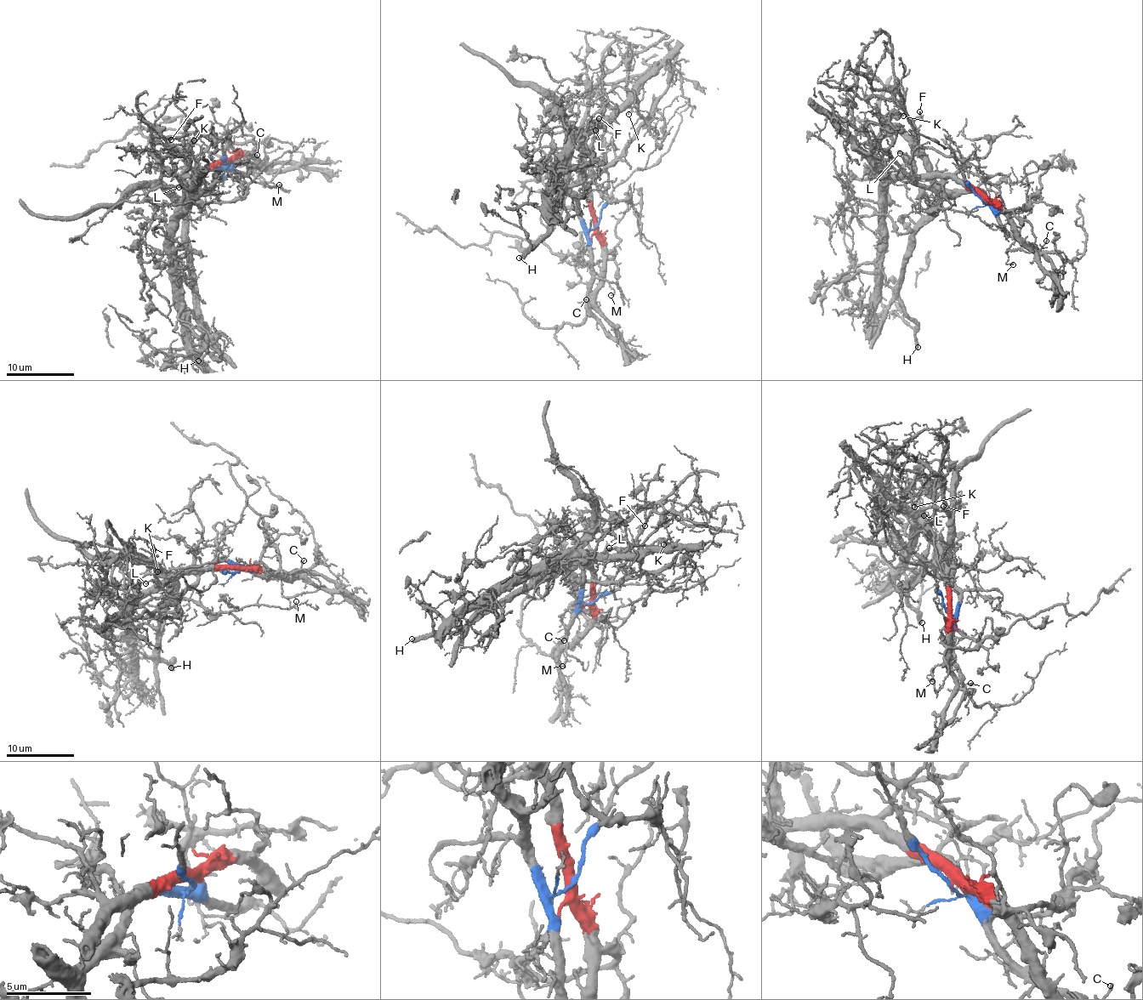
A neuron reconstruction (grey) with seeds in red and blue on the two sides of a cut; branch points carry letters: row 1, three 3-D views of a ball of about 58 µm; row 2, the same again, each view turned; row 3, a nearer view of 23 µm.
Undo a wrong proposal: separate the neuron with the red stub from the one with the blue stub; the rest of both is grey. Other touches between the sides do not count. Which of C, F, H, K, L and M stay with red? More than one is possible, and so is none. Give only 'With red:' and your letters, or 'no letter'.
With red: F, K, L

